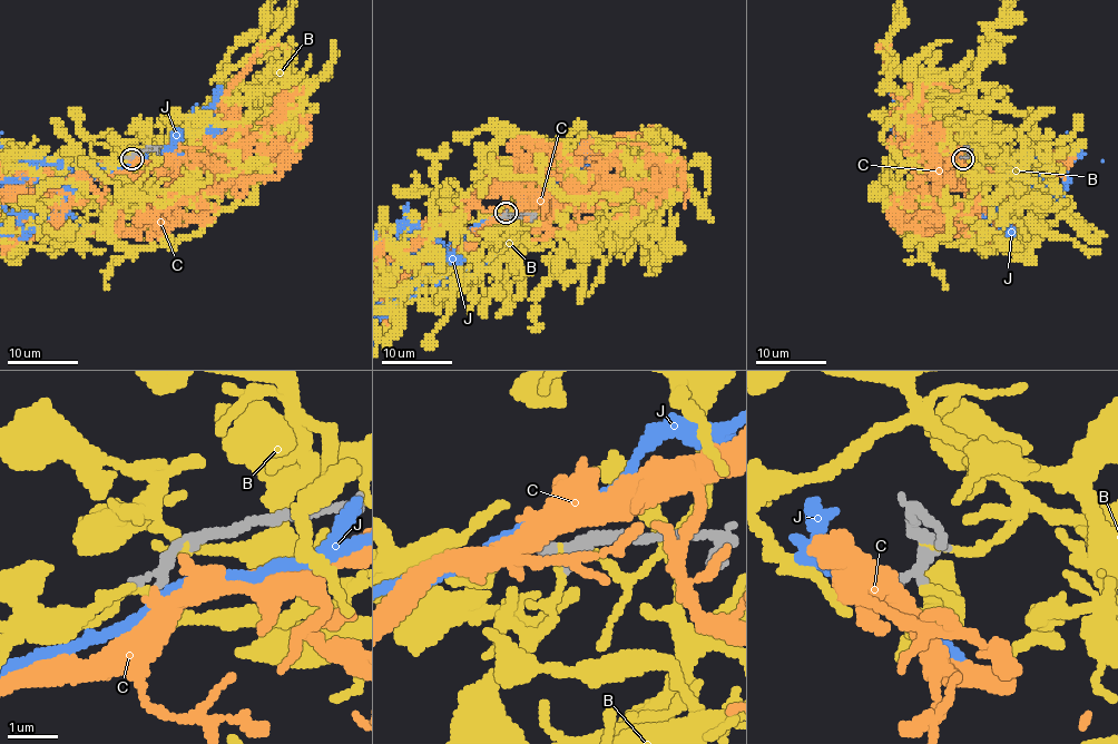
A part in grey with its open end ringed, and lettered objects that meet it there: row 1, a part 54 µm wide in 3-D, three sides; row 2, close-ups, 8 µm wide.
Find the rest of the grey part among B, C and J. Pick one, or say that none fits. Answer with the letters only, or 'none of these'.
C

